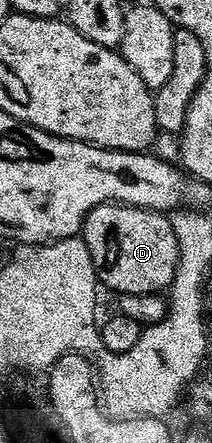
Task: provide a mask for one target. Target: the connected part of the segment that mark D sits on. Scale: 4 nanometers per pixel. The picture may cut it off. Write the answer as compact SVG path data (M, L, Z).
M100 205L86 219L82 230L82 239L90 247L94 259L96 280L101 286L113 289L116 295L133 293L134 295L163 294L171 290L174 275L178 271L180 248L178 235L174 235L171 220L165 214L156 213L153 209L134 209L131 205Z

